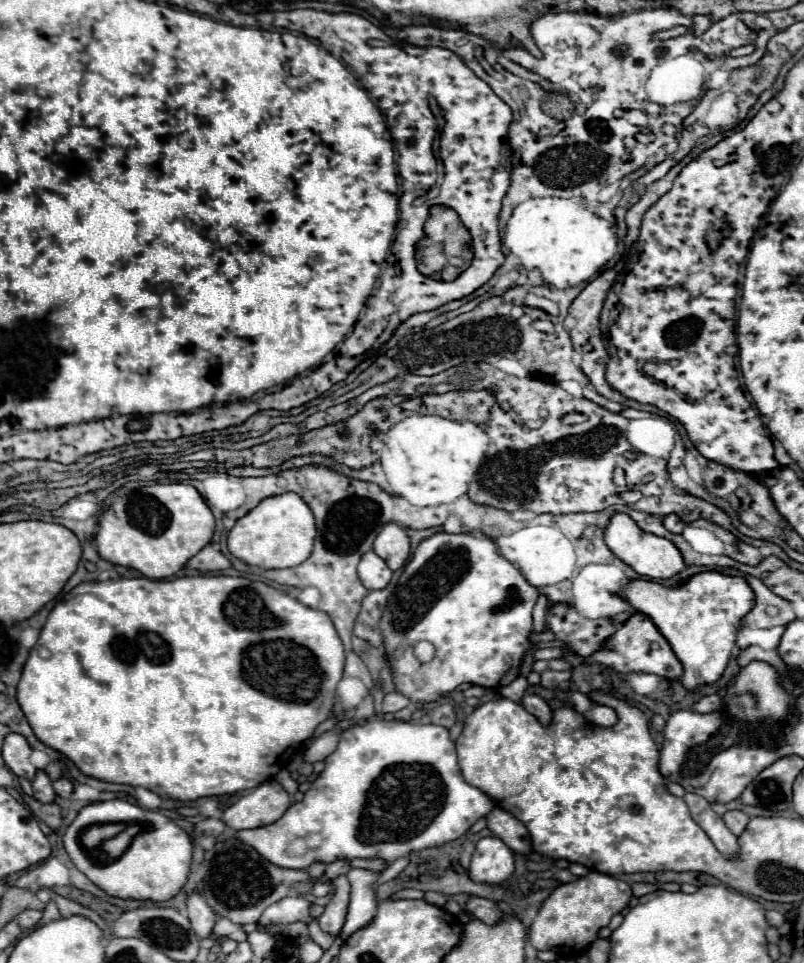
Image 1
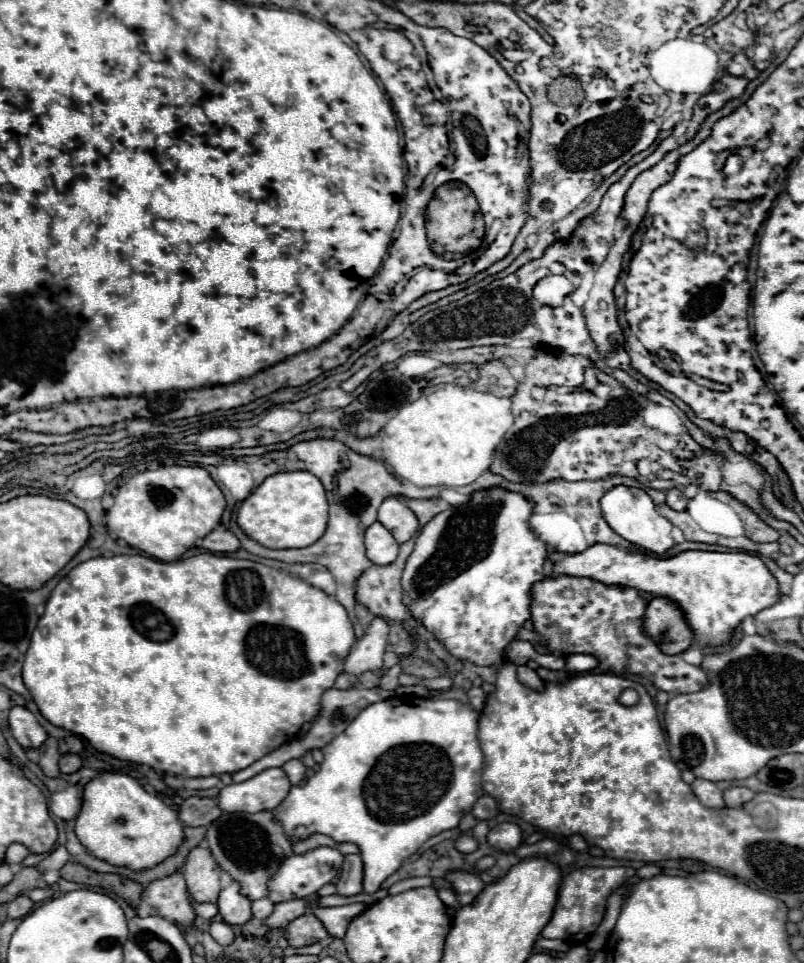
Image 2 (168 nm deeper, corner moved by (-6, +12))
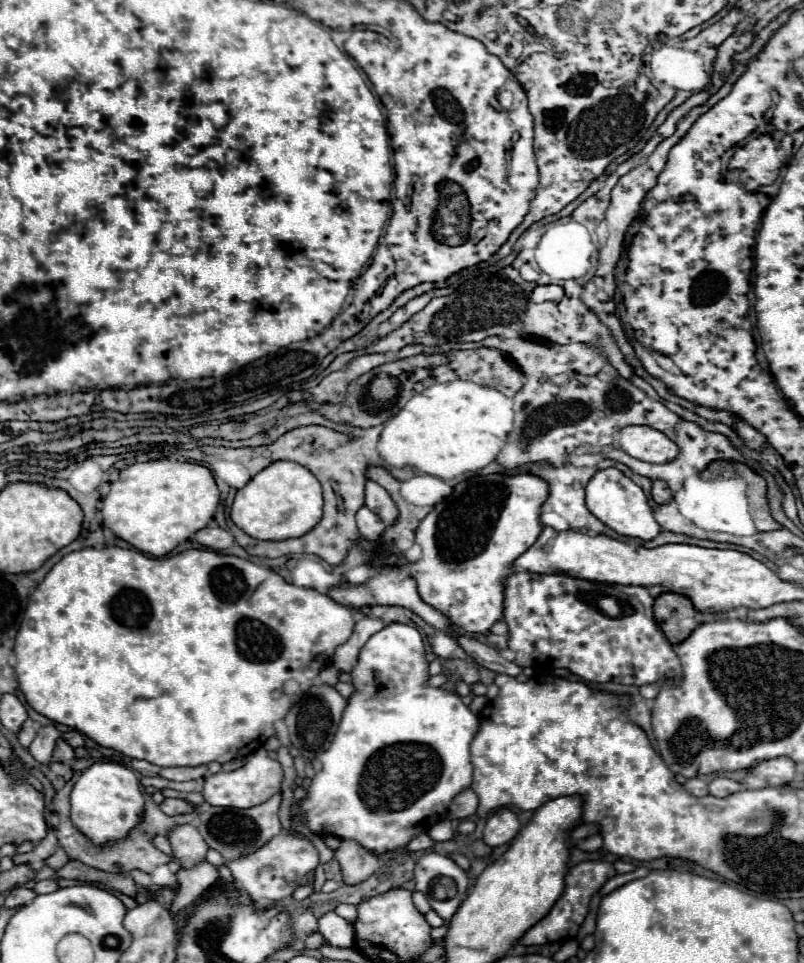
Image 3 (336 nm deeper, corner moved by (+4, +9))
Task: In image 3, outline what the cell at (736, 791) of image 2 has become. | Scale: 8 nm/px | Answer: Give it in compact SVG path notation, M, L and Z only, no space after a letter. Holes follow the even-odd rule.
M717 777L715 781L709 783L709 793L713 797L727 797L731 793L737 793L741 789L741 785L737 781L731 781L727 777Z

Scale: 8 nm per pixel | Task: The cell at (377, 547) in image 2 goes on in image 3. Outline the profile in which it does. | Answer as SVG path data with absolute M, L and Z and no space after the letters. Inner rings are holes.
M361 507L357 513L357 529L359 529L359 535L371 543L379 543L379 539L385 535L385 525L367 507Z

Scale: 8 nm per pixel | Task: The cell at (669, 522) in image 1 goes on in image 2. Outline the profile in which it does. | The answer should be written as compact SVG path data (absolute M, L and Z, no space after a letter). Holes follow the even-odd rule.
M677 488L667 490L667 504L673 510L685 510L687 508L687 496L683 496L683 492L679 492Z

